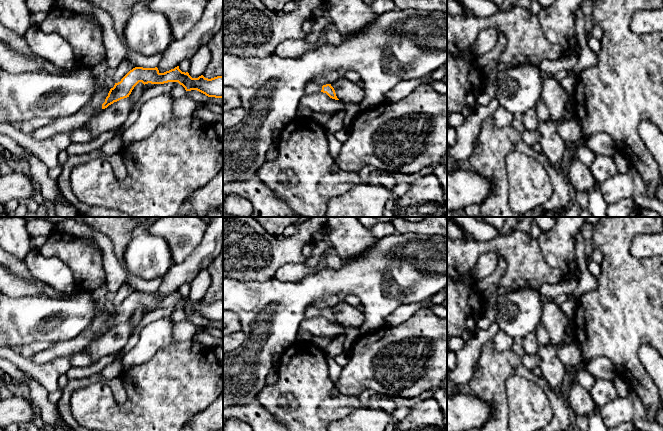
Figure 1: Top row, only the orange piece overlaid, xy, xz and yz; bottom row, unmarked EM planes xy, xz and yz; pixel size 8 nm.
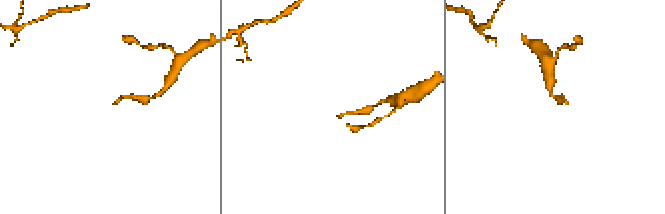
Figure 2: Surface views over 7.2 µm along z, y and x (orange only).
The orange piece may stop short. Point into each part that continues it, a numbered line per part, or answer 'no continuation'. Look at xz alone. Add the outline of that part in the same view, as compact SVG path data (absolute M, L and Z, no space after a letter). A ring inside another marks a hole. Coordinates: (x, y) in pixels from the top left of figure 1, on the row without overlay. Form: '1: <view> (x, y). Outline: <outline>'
1: xz (312, 311). Outline: M313 305L313 306L308 307L308 308L305 310L304 319L309 319L309 318L312 318L312 317L321 316L321 314L322 314L322 310L316 308L316 307Z

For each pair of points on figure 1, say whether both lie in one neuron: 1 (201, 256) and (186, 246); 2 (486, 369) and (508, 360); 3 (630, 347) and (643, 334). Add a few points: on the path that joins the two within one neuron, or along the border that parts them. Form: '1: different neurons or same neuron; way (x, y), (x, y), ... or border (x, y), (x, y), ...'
1: different neurons; border (206, 230), (200, 244), (184, 260), (174, 264)
2: same neuron; way (491, 369), (503, 364)
3: same neuron; way (633, 344), (640, 337)

